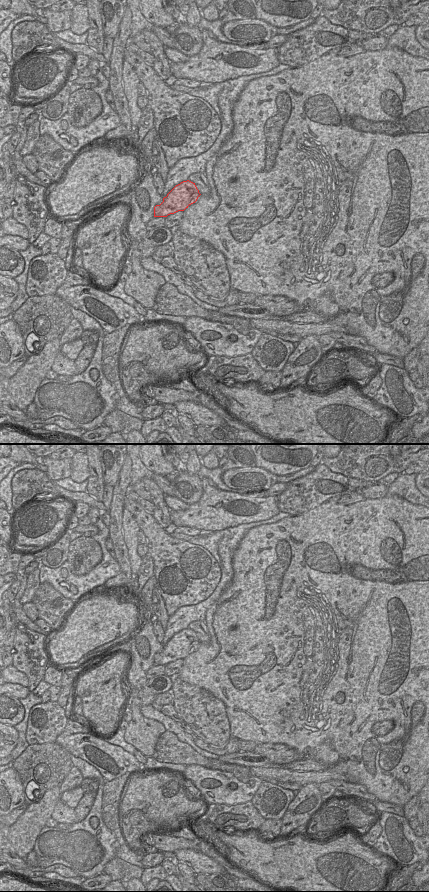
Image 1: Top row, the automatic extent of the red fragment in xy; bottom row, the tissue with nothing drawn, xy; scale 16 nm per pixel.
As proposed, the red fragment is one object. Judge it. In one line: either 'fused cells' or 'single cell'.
single cell

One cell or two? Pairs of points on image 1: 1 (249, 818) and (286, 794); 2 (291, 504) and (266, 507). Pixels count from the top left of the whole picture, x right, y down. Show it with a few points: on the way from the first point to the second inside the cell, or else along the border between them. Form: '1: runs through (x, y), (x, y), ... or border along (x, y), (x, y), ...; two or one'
1: border along (250, 801), (265, 819); two
2: border along (277, 496), (277, 508), (280, 511); two

